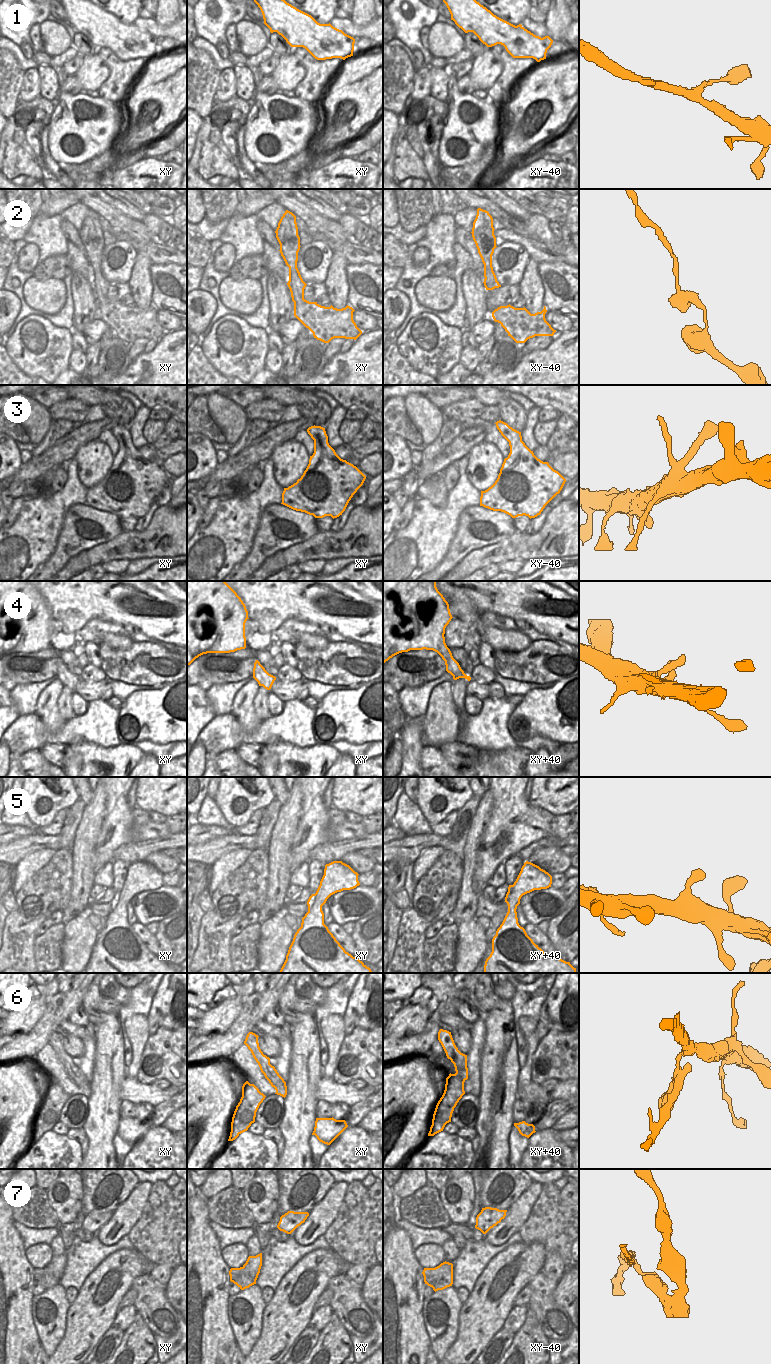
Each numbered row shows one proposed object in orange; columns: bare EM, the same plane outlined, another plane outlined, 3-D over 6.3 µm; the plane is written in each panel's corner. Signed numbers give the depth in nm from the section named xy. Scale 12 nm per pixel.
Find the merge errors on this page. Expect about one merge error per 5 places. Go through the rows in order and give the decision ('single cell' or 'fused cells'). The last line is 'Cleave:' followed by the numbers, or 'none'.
1: single cell
2: single cell
3: single cell
4: single cell
5: single cell
6: fused cells
7: fused cells
Cleave: 6, 7

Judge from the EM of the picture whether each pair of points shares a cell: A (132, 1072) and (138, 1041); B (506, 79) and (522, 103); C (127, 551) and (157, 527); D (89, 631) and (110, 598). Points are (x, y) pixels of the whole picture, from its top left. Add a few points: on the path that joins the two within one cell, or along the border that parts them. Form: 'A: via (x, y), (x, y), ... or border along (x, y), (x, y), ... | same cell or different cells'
A: via (135, 1064), (137, 1049) | same cell
B: border along (528, 74), (521, 81), (515, 97), (509, 103) | different cells
C: via (133, 543), (149, 535) | same cell
D: border along (120, 623), (105, 622), (92, 618), (77, 631) | different cells

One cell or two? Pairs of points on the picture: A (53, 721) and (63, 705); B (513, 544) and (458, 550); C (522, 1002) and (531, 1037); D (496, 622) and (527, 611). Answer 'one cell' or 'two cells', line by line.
A: two cells
B: two cells
C: two cells
D: two cells

